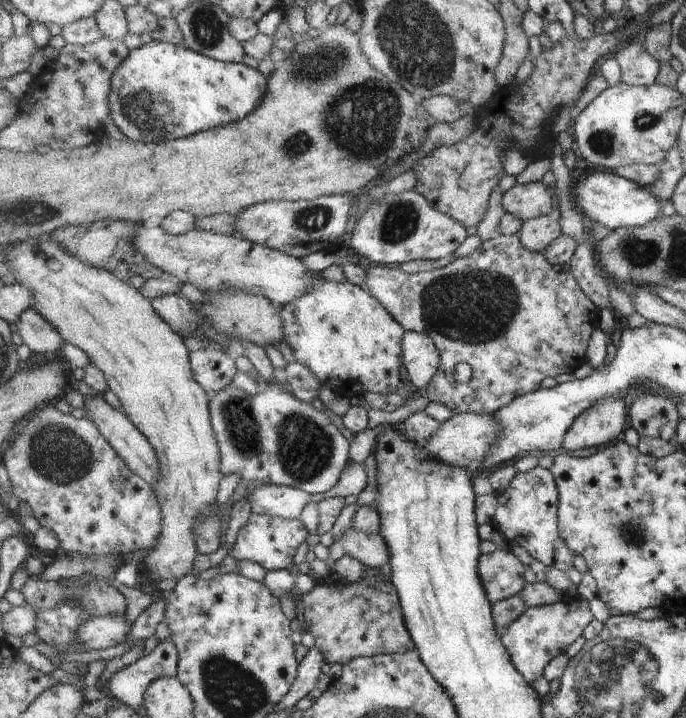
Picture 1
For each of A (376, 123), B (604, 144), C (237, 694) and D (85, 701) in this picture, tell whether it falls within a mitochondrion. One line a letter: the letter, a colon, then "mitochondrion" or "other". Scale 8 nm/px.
A: mitochondrion
B: mitochondrion
C: mitochondrion
D: other

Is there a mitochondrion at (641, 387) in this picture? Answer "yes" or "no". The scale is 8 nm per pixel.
no

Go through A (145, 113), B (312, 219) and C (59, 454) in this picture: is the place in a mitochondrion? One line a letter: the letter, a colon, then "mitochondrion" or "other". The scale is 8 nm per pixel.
A: mitochondrion
B: mitochondrion
C: mitochondrion

